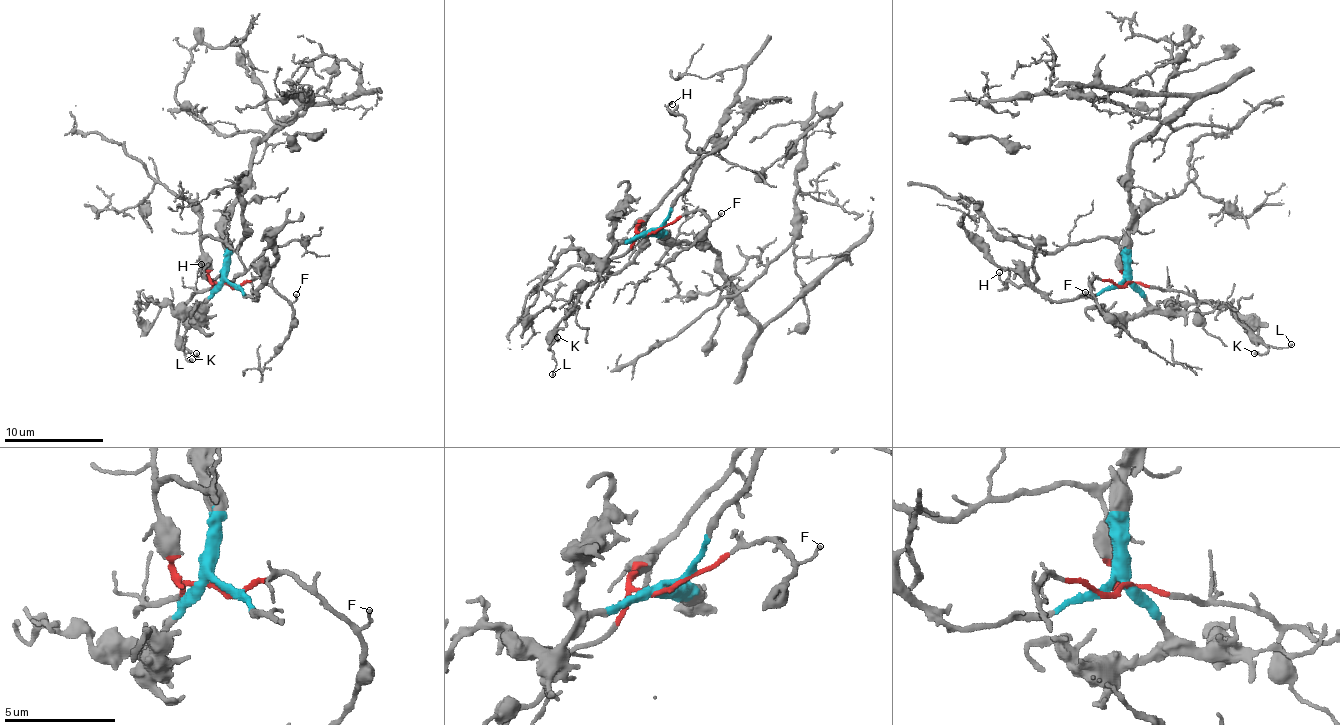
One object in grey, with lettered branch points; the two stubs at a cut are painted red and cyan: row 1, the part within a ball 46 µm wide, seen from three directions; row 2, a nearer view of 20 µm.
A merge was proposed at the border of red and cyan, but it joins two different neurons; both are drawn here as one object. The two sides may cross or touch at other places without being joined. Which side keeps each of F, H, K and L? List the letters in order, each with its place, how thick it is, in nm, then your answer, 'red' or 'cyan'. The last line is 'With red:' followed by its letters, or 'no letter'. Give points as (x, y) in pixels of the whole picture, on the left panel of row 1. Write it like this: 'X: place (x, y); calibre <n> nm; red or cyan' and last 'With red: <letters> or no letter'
F: place (296, 294); calibre 130 nm; red
H: place (201, 264); calibre 90 nm; red
K: place (192, 359); calibre 190 nm; red
L: place (196, 353); calibre 110 nm; red
With red: F, H, K, L

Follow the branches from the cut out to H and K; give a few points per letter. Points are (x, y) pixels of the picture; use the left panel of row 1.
H: (229, 284), (209, 279), (202, 249), (219, 236), (237, 246), (244, 268), (233, 278), (208, 279), (200, 264)
K: (229, 284), (215, 284), (197, 291), (182, 306), (177, 333), (184, 354), (190, 361), (192, 358)

